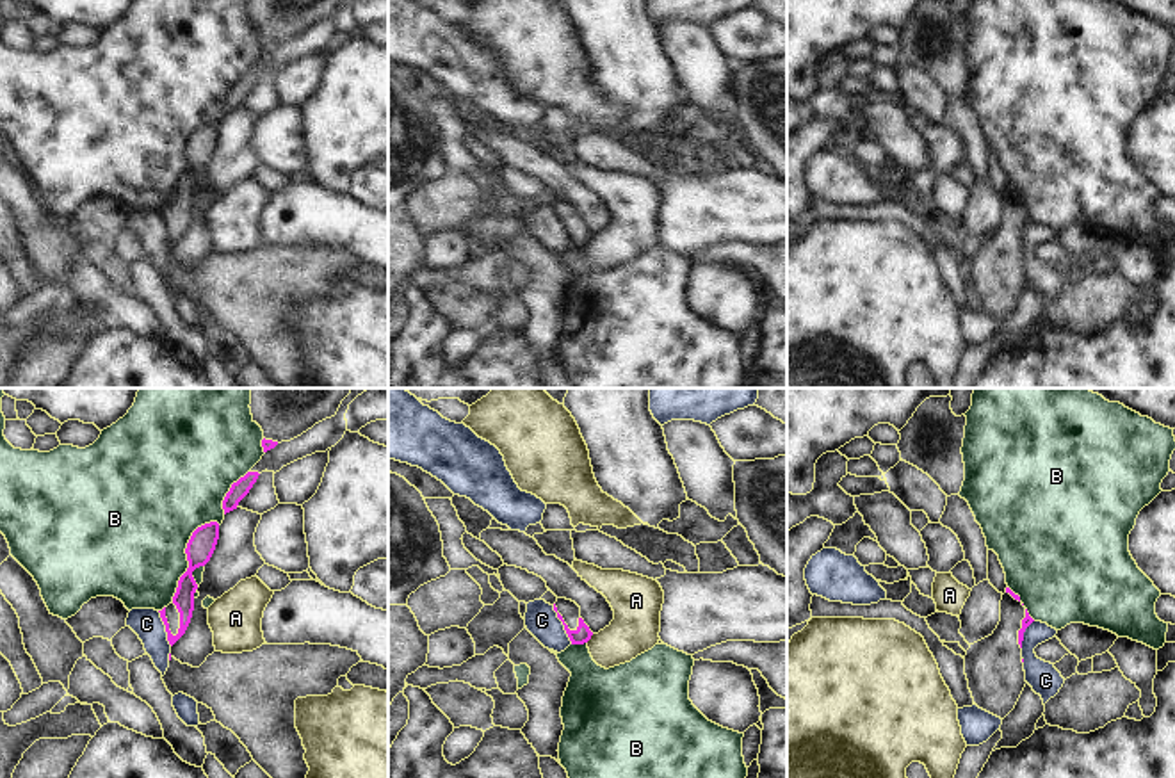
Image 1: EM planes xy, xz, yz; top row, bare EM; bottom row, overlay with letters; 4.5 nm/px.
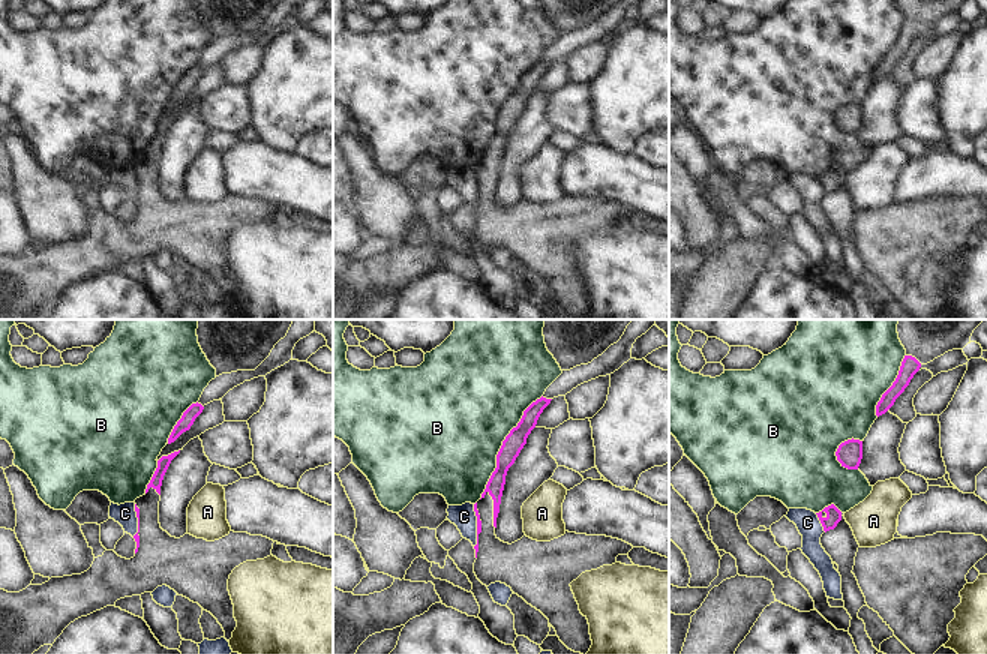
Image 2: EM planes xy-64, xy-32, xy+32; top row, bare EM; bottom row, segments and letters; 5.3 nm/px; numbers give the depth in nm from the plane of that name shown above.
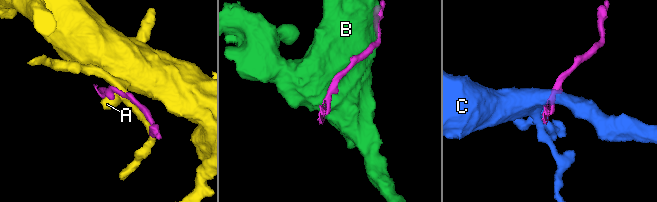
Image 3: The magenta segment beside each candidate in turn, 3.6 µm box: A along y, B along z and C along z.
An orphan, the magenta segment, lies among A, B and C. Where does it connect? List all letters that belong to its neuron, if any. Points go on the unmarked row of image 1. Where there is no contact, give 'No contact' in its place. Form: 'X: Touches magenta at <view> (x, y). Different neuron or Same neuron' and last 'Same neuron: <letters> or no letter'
A: Touches magenta at xz (590, 239). Different neuron
B: Touches magenta at xy (187, 157). Different neuron
C: Touches magenta at xz (563, 225). Different neuron
Same neuron: no letter.

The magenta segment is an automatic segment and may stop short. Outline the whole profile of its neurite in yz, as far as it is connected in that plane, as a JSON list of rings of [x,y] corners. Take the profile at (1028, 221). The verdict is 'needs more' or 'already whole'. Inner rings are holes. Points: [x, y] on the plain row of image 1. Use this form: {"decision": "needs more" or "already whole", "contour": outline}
{"decision": "needs more", "contour": [[[1006,189],[997,230],[970,246],[965,256],[965,276],[974,304],[1001,320],[1015,310],[1027,285],[1022,242],[1033,223],[1020,198]]]}

